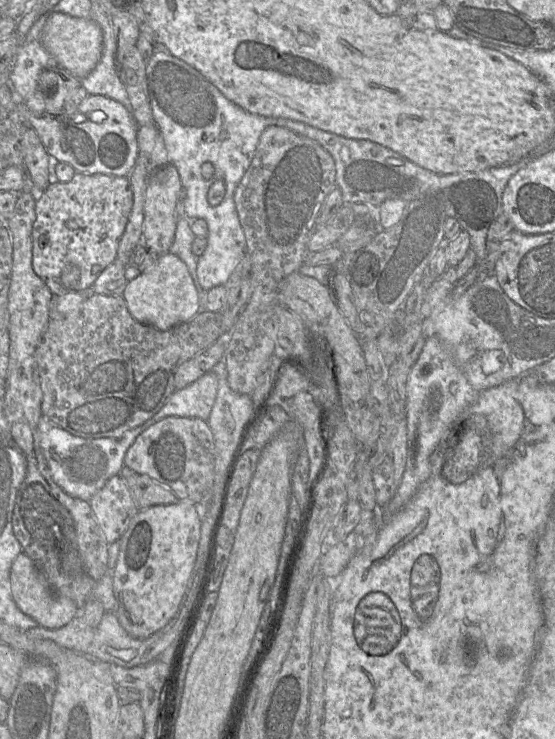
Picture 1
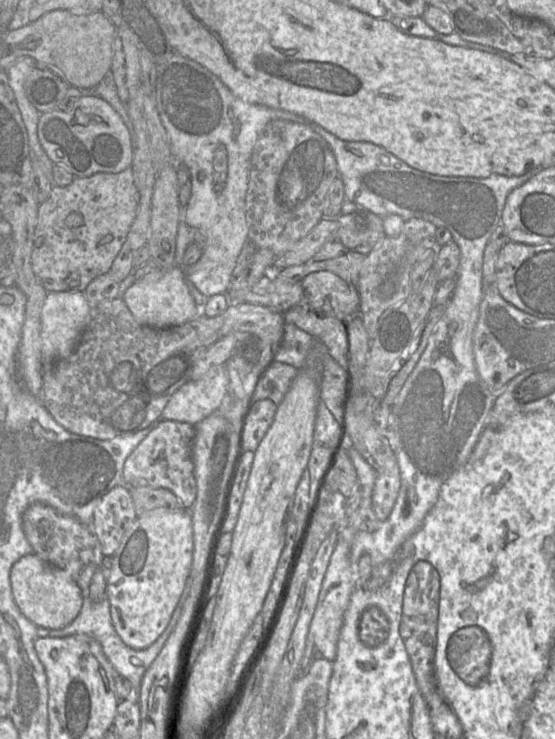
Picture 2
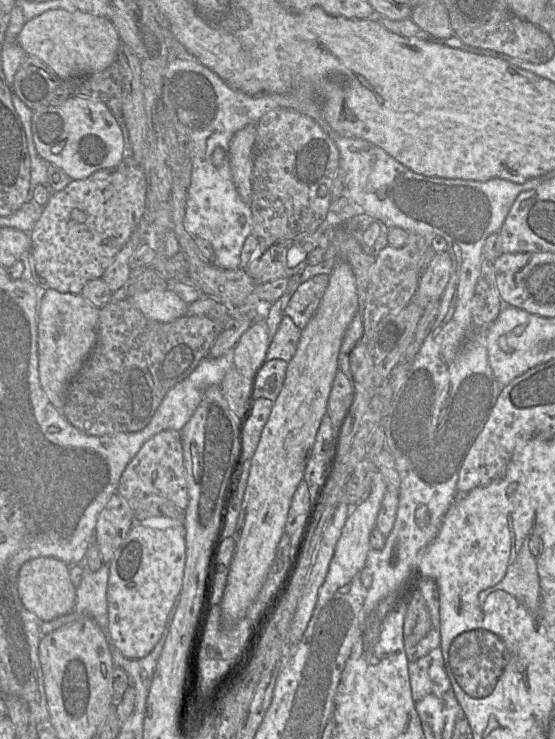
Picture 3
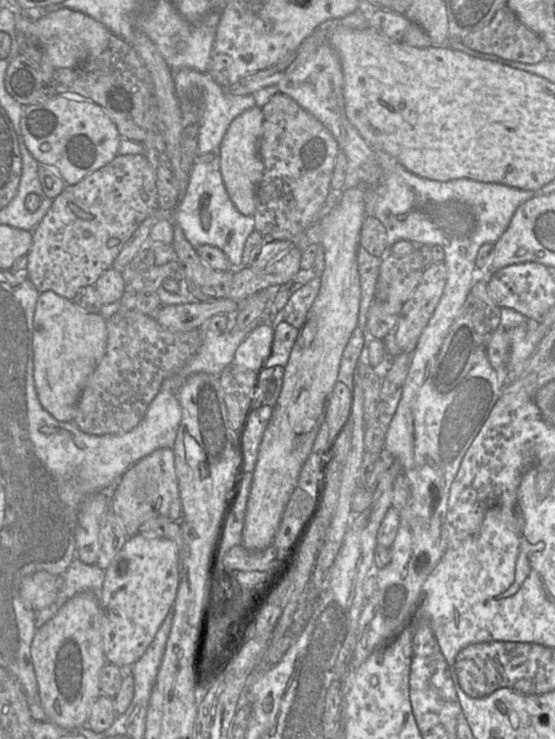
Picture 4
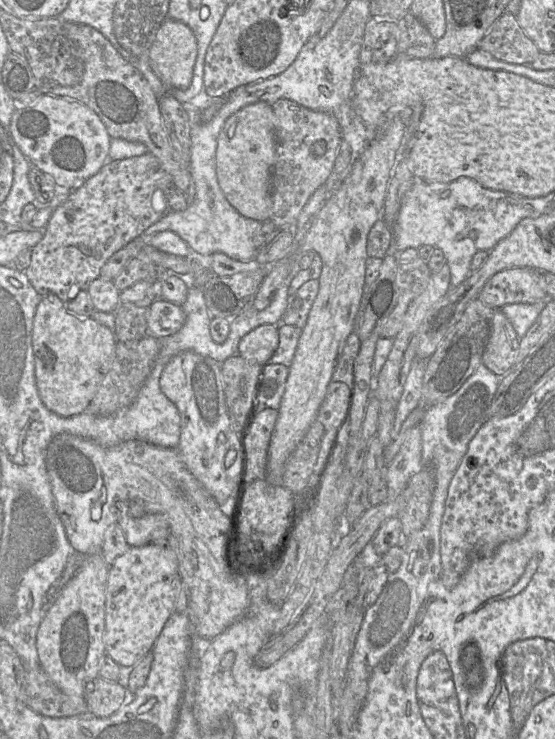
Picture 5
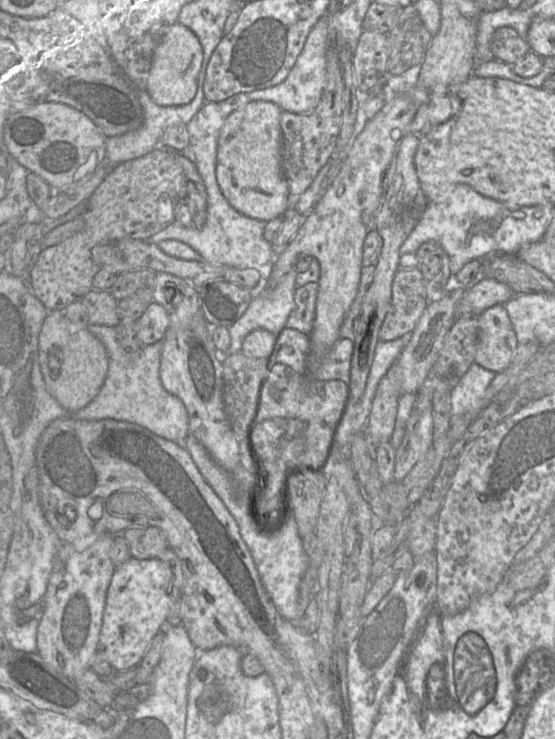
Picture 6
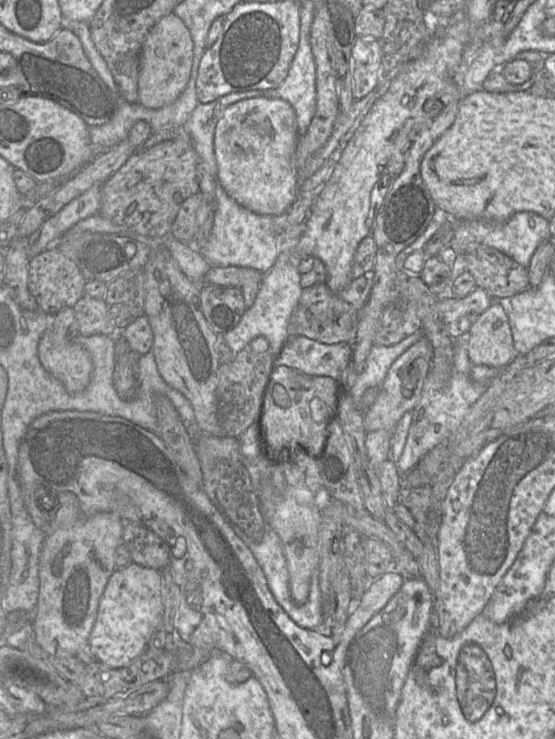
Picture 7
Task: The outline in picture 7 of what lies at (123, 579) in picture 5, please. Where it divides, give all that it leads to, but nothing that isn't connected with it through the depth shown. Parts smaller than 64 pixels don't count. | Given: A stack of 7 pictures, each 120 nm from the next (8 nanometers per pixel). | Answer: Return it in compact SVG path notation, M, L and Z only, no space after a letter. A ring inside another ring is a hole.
M131 562L124 568L115 568L100 598L97 616L88 638L88 644L97 658L111 668L122 668L137 659L147 648L156 625L162 621L163 600L161 572Z

